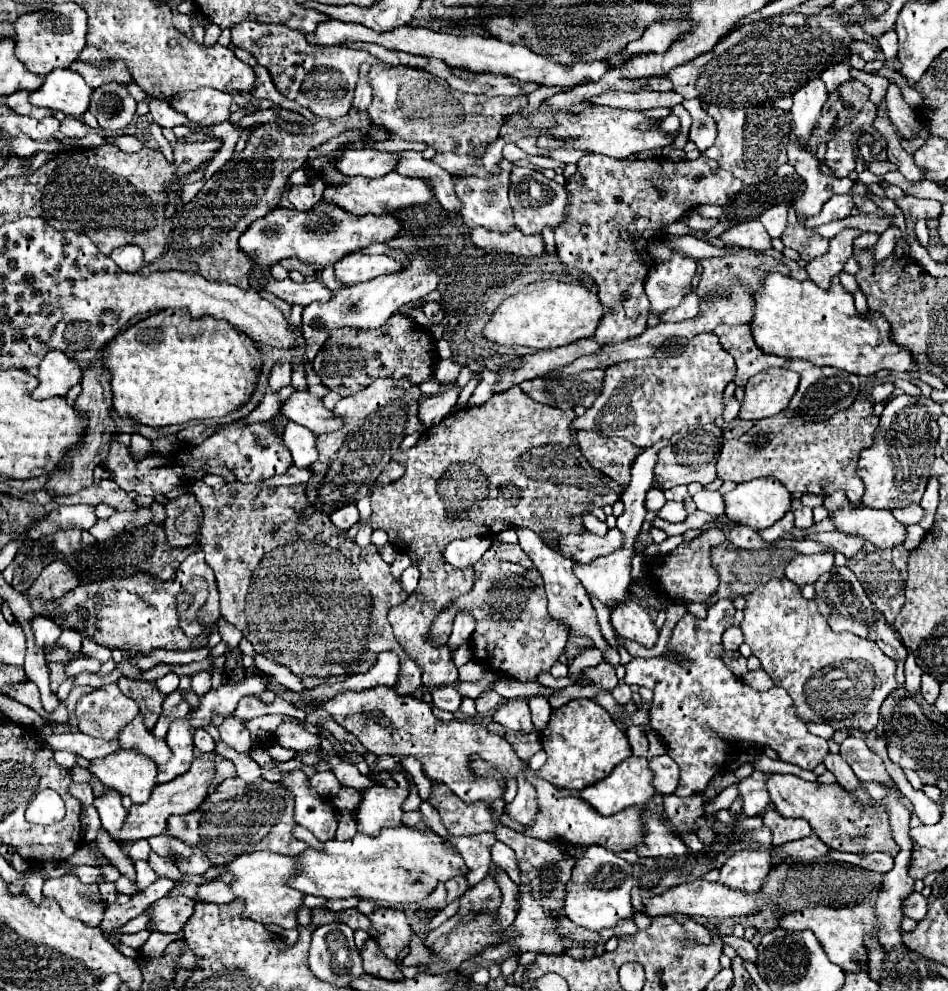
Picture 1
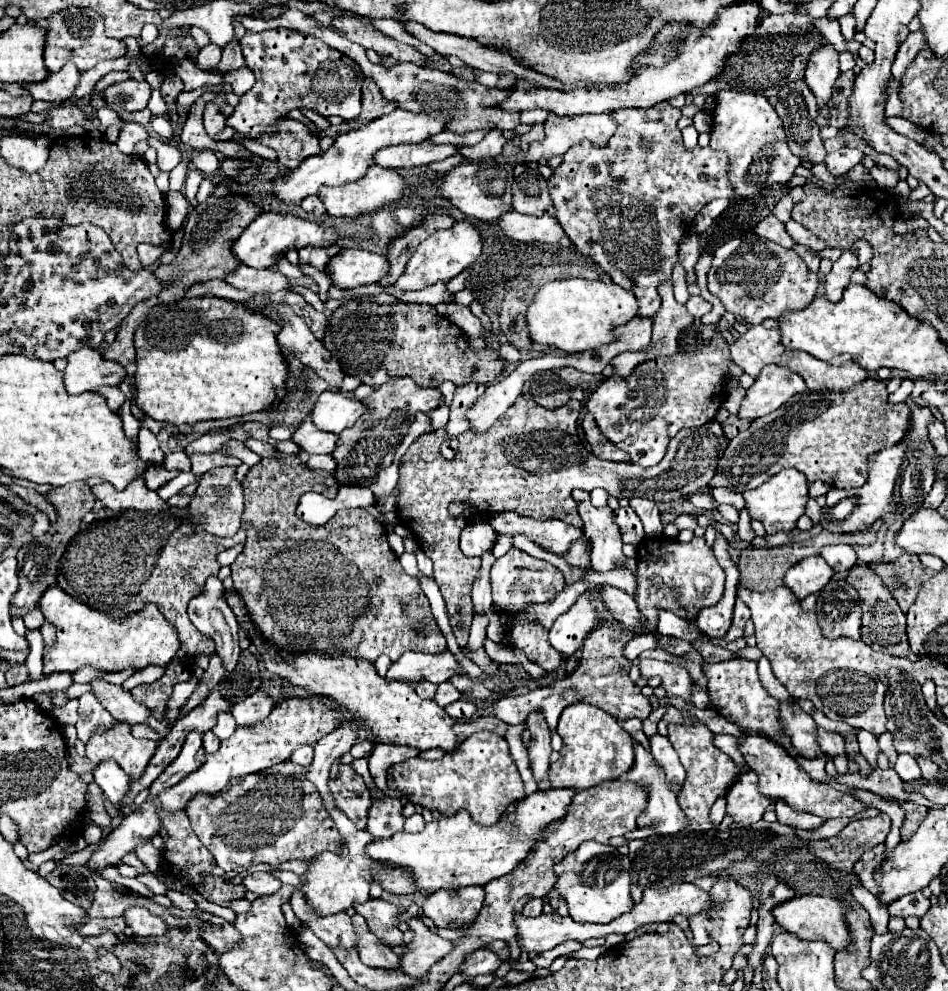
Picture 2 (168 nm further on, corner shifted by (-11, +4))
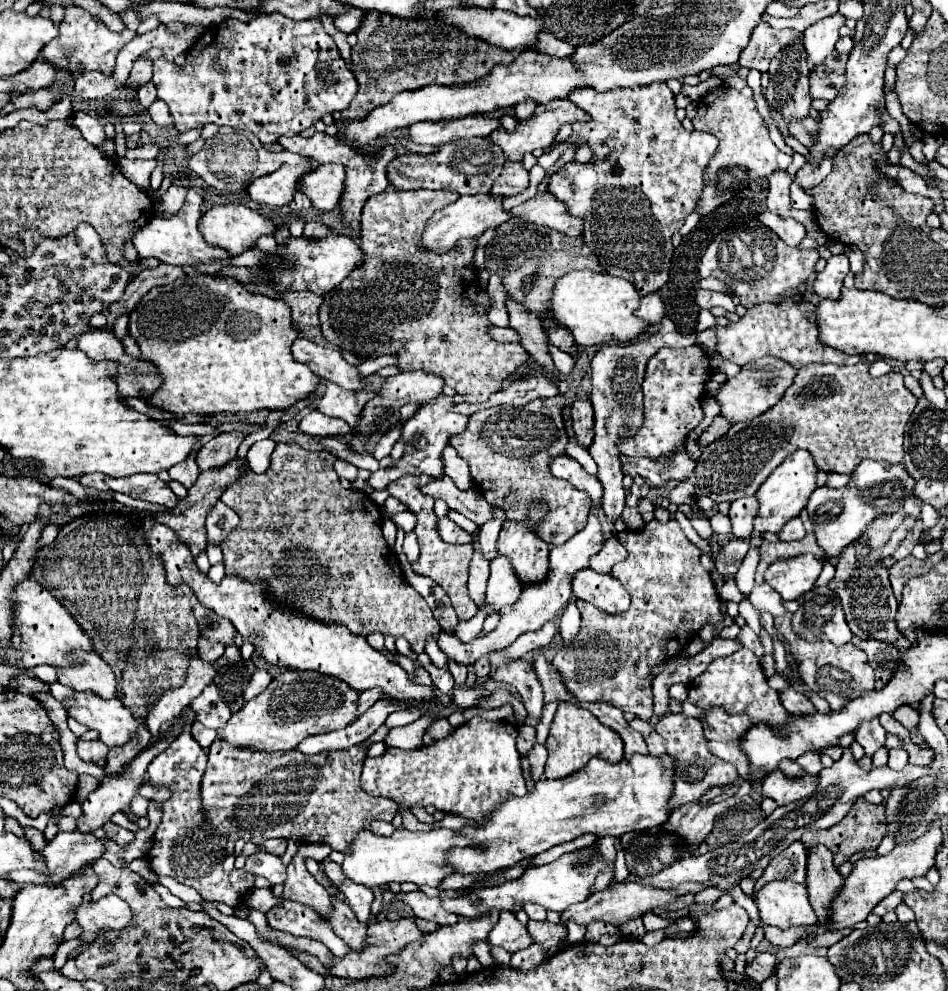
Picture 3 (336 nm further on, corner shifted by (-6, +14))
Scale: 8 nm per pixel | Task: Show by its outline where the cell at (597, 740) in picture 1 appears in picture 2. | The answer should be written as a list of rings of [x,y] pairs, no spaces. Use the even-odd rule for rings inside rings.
[[[577,702],[567,706],[559,718],[557,732],[563,738],[563,748],[559,752],[559,760],[553,762],[549,770],[553,788],[571,788],[579,792],[599,782],[617,780],[631,768],[635,758],[631,734],[619,726],[619,720],[593,704]]]

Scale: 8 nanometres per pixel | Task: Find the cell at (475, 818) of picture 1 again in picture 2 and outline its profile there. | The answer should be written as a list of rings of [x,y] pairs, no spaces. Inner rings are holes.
[[[487,730],[471,734],[455,754],[445,754],[441,760],[423,760],[419,756],[403,760],[393,766],[393,776],[397,788],[403,790],[413,804],[437,810],[443,816],[453,816],[463,808],[483,826],[493,826],[513,800],[525,796],[523,780],[513,764],[505,738]]]

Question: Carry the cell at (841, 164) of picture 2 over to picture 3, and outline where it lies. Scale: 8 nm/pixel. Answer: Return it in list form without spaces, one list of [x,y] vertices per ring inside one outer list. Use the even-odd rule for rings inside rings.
[[[828,154],[820,164],[806,164],[804,168],[800,168],[794,182],[804,190],[818,186],[832,170],[832,156],[834,154]]]

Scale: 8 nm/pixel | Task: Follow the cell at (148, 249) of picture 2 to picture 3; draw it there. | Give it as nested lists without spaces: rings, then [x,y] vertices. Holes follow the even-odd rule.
[[[188,190],[186,194],[186,202],[180,208],[180,212],[176,216],[168,216],[168,218],[152,218],[146,226],[142,226],[132,242],[138,250],[140,256],[144,258],[158,258],[164,264],[190,264],[196,266],[200,262],[214,262],[214,260],[226,260],[230,258],[228,252],[224,252],[222,248],[214,248],[208,246],[206,240],[202,238],[200,230],[198,230],[198,220],[202,216],[202,198],[196,194],[196,190]],[[146,230],[146,234],[144,234]],[[146,238],[146,240],[144,240]]]

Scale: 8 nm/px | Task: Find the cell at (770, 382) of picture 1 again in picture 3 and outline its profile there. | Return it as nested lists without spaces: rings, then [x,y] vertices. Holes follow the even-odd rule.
[[[760,358],[760,360],[752,360],[746,366],[740,368],[740,372],[732,378],[728,378],[718,394],[714,396],[716,402],[720,404],[720,416],[726,418],[730,424],[736,422],[748,422],[756,416],[760,416],[762,412],[766,412],[768,408],[772,408],[786,392],[786,388],[794,382],[796,376],[796,368],[790,366],[788,362],[780,360],[780,358]]]

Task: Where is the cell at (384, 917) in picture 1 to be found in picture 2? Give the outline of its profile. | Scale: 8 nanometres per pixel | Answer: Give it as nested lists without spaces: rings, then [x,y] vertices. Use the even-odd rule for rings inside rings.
[[[377,898],[377,900],[367,900],[365,904],[361,904],[355,910],[357,910],[357,914],[365,916],[367,924],[371,926],[371,932],[375,932],[375,936],[383,944],[387,944],[391,948],[403,944],[403,932],[399,930],[401,912],[399,912],[397,904],[393,904],[391,900],[385,900],[385,898]]]

